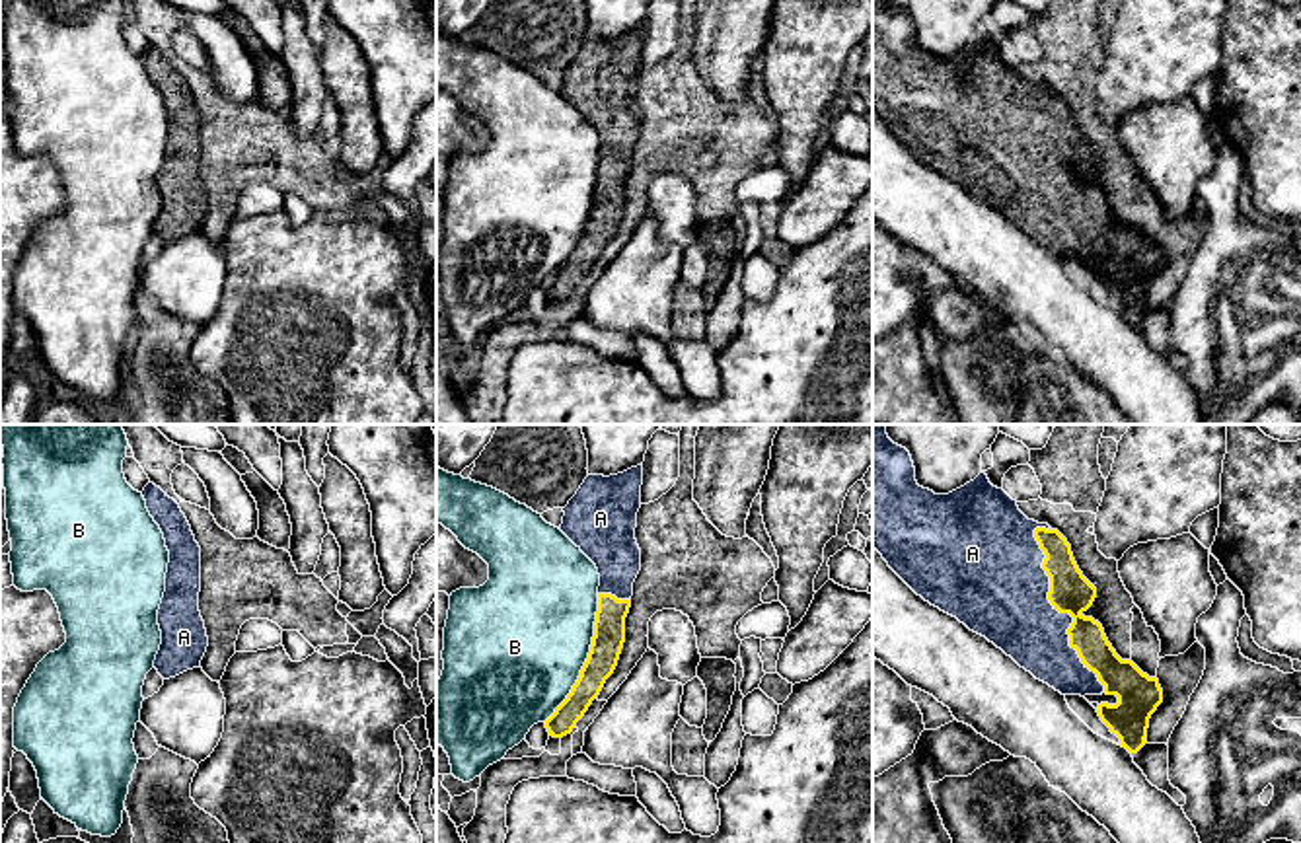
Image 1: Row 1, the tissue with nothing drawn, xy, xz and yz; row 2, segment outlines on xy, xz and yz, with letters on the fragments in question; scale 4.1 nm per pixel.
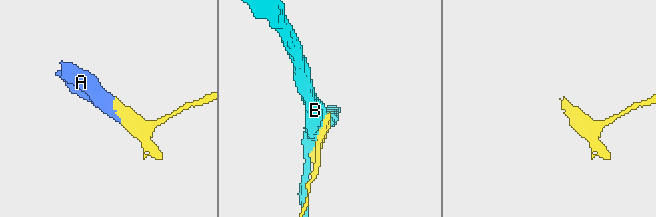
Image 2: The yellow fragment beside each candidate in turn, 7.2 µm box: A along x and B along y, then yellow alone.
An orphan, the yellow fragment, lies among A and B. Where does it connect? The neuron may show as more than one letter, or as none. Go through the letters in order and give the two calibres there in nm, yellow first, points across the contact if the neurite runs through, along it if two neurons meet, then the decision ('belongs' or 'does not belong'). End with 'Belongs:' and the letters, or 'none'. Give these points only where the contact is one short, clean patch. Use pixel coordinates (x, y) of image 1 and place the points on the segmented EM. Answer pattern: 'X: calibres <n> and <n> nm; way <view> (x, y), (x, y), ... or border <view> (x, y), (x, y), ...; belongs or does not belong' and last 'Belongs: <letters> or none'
A: calibres 180 and 360 nm; belongs
B: calibres 130 and 500 nm; does not belong
Belongs: A

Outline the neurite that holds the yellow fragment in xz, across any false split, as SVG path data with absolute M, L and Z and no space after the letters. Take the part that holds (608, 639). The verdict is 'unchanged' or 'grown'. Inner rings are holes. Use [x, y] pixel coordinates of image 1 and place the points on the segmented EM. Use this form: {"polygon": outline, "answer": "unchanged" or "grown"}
{"polygon": "M643 465L610 477L588 475L563 508L561 531L596 565L600 586L588 658L567 699L545 720L553 738L573 732L617 666L641 570L635 539L641 485Z", "answer": "grown"}

